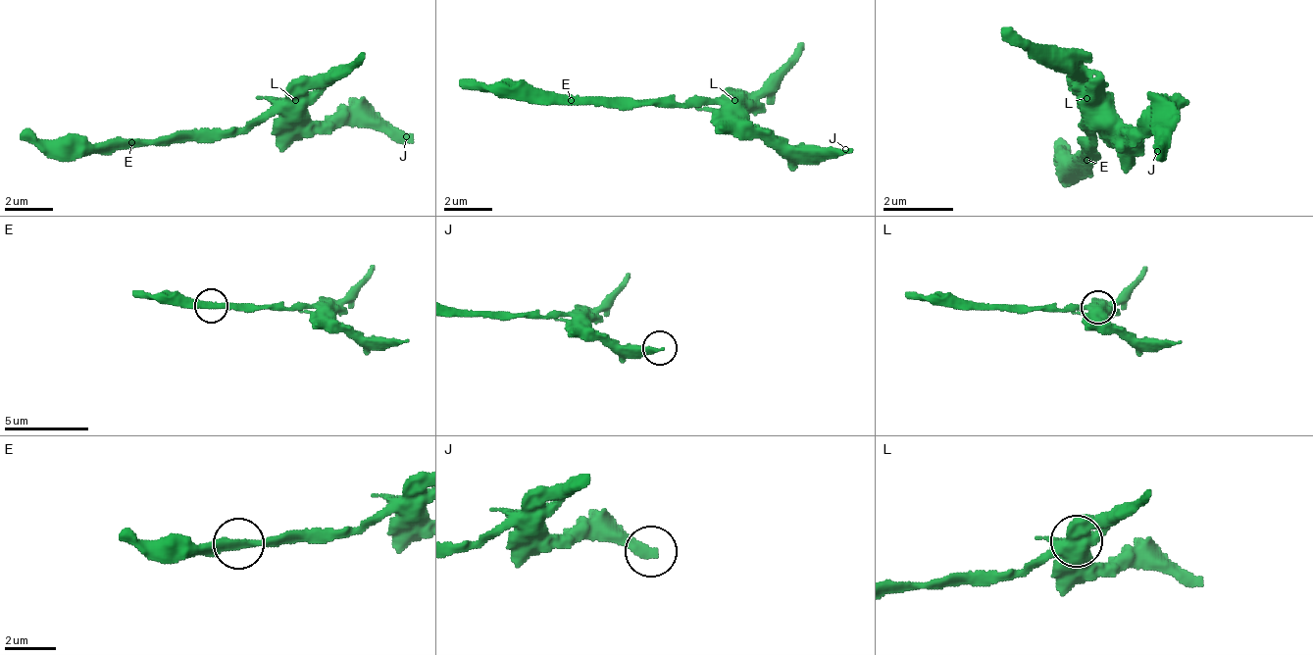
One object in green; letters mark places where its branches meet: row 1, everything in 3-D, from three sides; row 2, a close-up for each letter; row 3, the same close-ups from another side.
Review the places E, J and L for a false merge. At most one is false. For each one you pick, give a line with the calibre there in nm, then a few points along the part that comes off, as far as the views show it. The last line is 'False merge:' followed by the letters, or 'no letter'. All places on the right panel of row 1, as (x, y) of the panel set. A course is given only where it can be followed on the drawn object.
L: 600 nm thick; foreign part runs (1088, 95), (1088, 139), (1080, 157), (1071, 157), (1053, 148)
False merge: L

